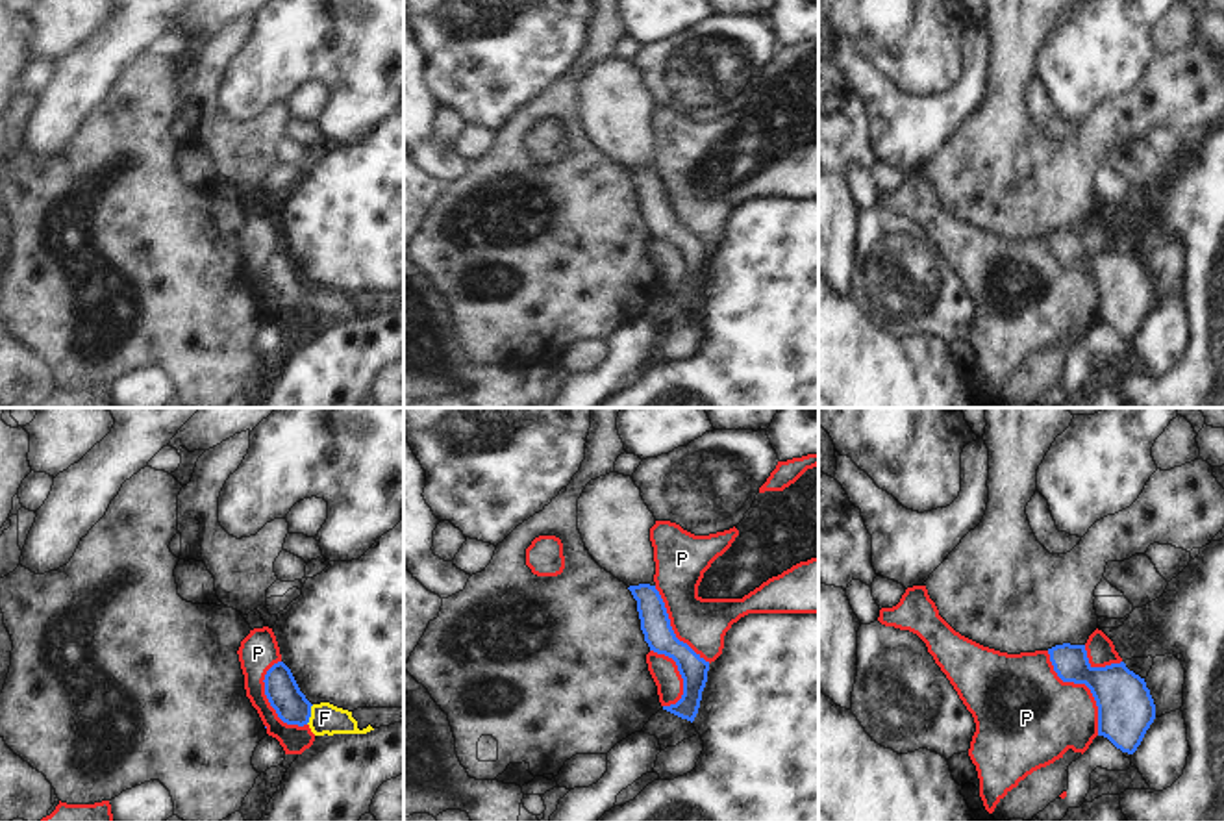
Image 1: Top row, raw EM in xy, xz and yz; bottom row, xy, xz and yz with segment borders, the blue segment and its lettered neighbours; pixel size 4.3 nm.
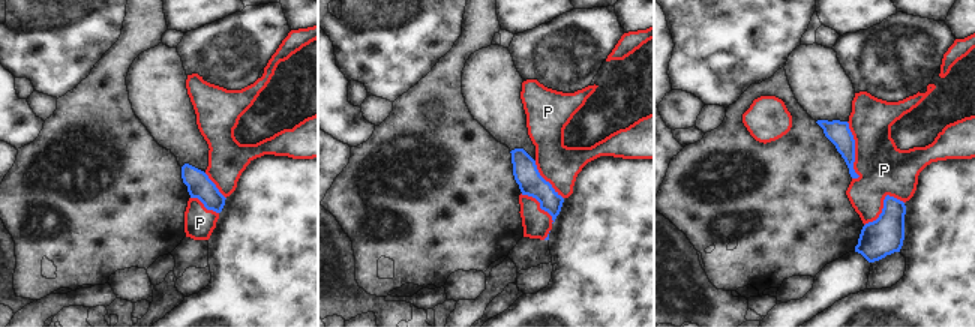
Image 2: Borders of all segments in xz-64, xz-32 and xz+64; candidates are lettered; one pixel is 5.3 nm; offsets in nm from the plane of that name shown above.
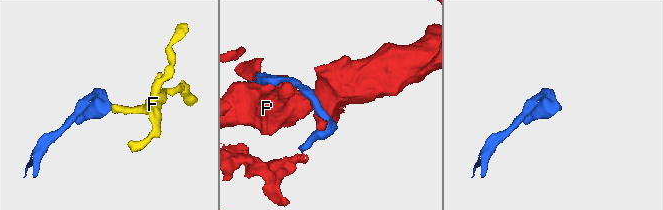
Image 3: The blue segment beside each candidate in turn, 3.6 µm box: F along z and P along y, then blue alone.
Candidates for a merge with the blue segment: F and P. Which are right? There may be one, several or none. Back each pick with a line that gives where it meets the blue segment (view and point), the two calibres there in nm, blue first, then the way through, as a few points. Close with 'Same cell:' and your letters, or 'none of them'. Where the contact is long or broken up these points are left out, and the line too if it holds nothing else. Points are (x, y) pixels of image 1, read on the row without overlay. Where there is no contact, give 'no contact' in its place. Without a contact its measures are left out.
F: contact xy (310, 299); calibres 140 and 130 nm; way xy (280, 271), (310, 299), (324, 303)
Same cell: F

